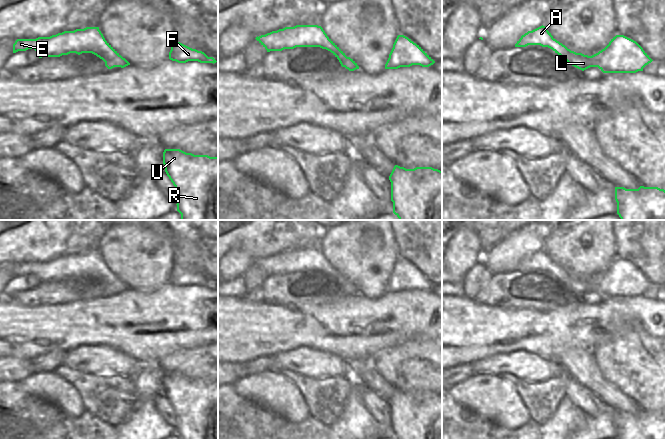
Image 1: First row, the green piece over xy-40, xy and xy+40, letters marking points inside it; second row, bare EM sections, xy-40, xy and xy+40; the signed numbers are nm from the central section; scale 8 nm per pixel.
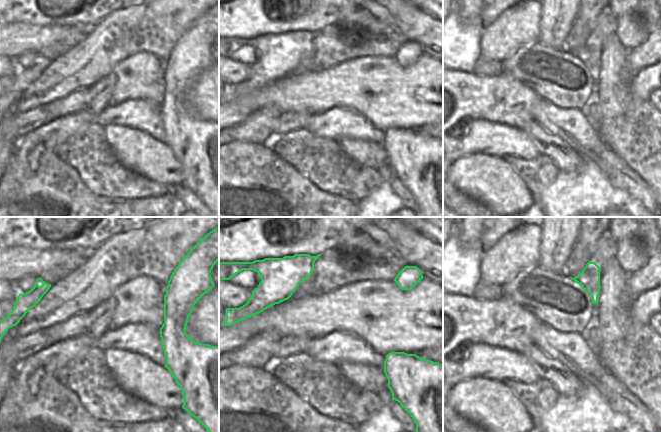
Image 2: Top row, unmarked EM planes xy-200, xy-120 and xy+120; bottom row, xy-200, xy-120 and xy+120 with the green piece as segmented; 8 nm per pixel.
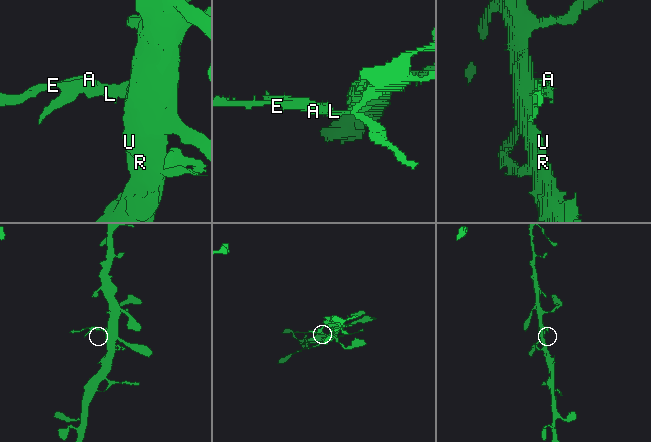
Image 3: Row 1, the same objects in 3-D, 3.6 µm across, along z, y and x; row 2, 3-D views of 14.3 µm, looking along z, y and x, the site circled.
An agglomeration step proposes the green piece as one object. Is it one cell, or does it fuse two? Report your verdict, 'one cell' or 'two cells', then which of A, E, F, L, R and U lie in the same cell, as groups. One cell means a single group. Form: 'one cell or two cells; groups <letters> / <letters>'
two cells; groups A E / F L R U

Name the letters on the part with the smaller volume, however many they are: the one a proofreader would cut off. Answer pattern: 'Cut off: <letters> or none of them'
Cut off: A, E

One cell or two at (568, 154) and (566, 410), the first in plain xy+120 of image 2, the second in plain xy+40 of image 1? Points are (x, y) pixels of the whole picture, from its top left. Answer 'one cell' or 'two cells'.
two cells

